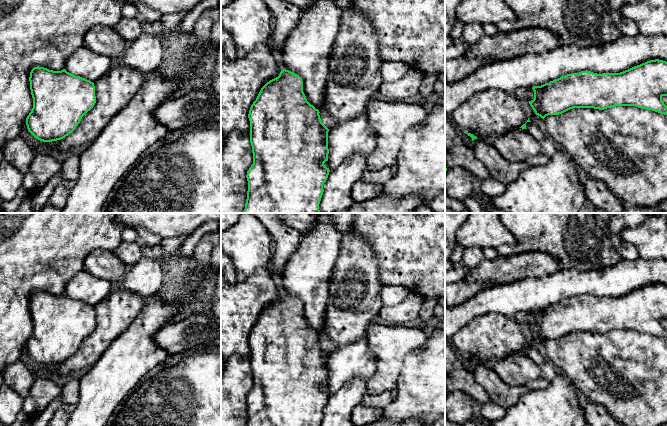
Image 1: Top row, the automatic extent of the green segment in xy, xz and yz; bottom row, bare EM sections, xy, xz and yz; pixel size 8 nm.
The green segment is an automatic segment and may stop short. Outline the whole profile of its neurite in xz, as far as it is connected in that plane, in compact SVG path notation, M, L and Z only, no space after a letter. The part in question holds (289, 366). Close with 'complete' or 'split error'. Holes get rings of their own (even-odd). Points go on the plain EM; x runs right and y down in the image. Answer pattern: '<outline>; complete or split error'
M281 294L278 301L267 306L260 314L256 324L250 331L248 342L250 345L250 367L253 377L253 388L247 395L248 415L246 426L320 426L324 413L323 409L329 399L329 392L324 387L328 385L328 356L329 353L322 347L319 334L311 329L303 316L301 301L289 294Z; complete

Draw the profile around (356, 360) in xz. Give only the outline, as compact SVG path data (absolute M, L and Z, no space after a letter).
M367 335L360 341L343 346L328 356L328 392L336 393L351 378L370 379L376 370Z

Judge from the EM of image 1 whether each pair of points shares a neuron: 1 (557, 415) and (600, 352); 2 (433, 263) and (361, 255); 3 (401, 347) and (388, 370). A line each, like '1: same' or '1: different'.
1: different
2: different
3: same

